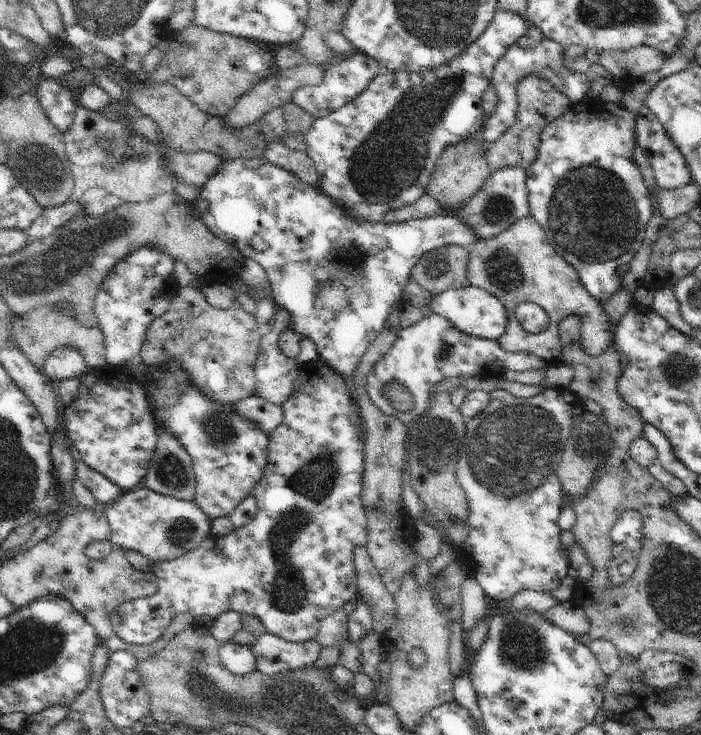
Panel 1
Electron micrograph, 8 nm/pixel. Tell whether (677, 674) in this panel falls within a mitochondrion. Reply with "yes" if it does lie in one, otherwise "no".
no

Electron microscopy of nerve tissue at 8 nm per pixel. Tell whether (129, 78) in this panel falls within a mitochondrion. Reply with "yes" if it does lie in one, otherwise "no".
no

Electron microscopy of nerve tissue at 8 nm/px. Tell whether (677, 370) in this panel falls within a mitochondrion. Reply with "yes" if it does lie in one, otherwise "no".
yes

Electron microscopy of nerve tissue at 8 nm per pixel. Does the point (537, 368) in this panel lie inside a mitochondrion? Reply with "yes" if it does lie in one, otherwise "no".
no

